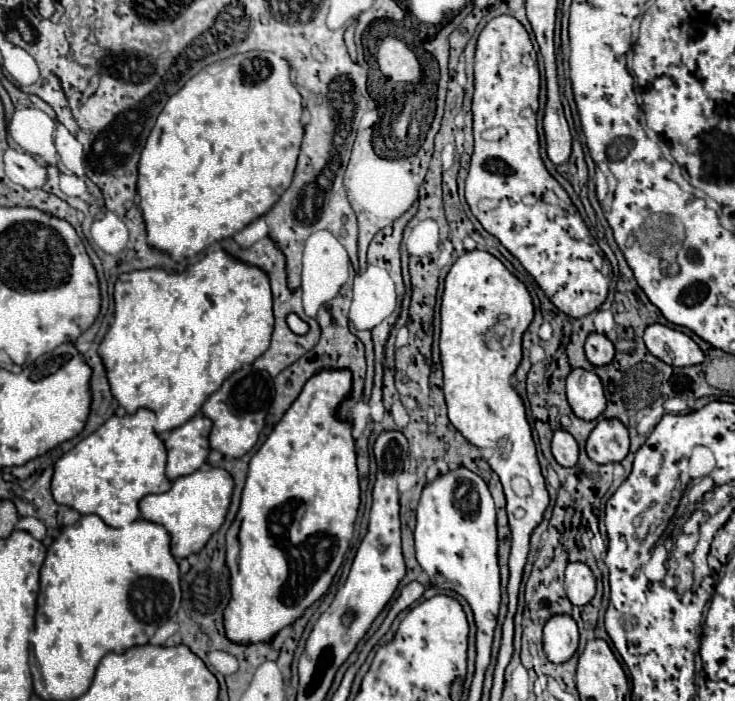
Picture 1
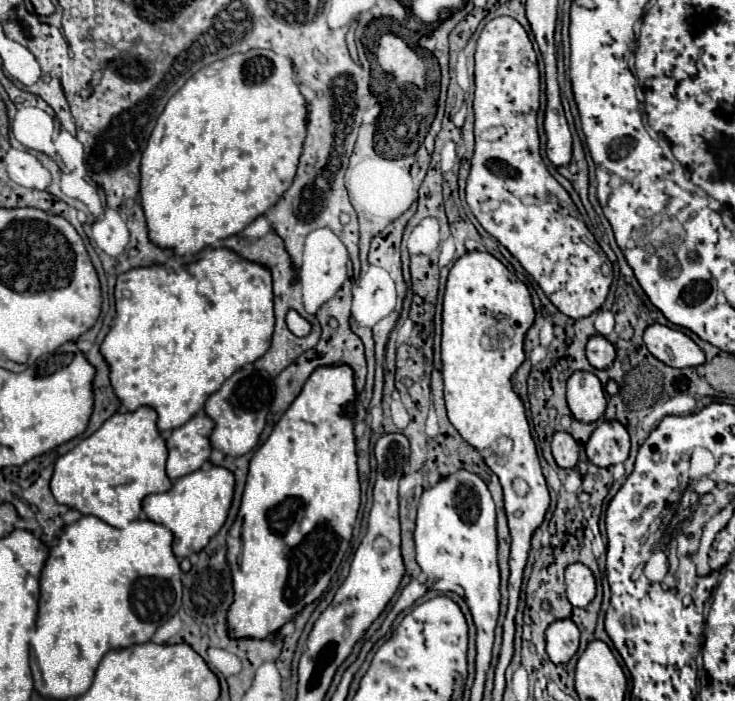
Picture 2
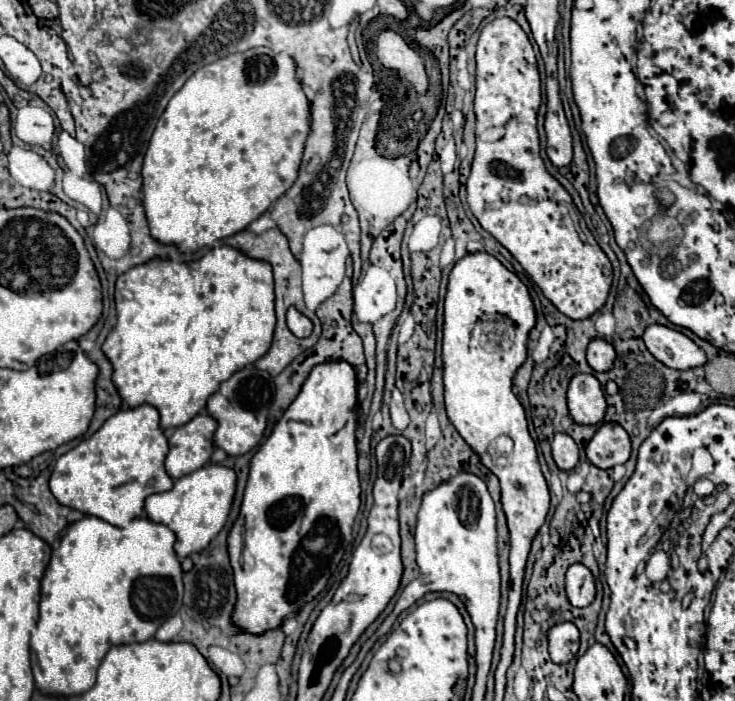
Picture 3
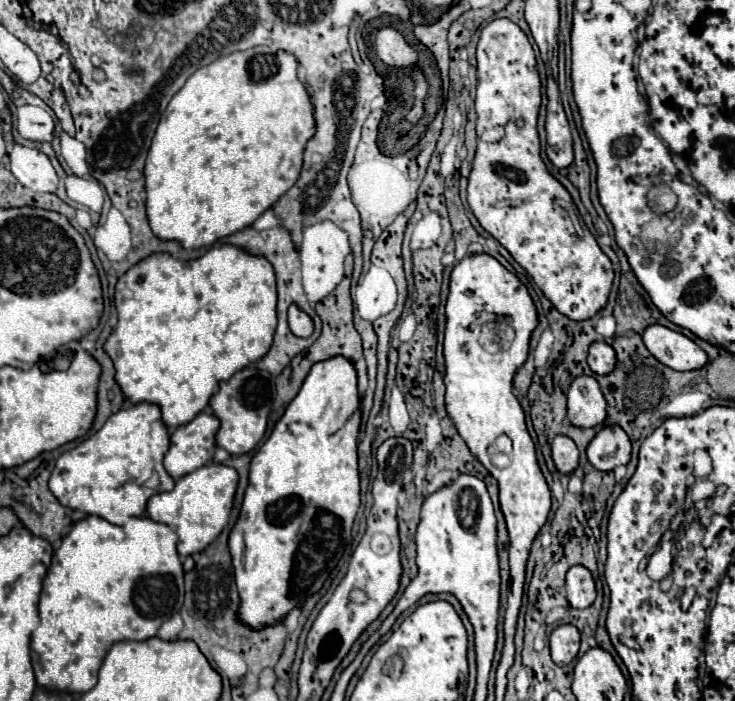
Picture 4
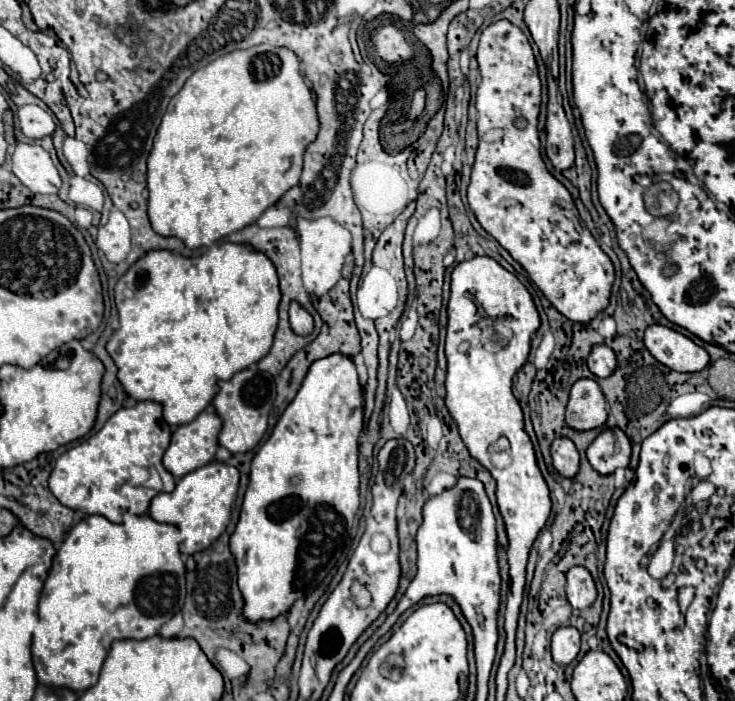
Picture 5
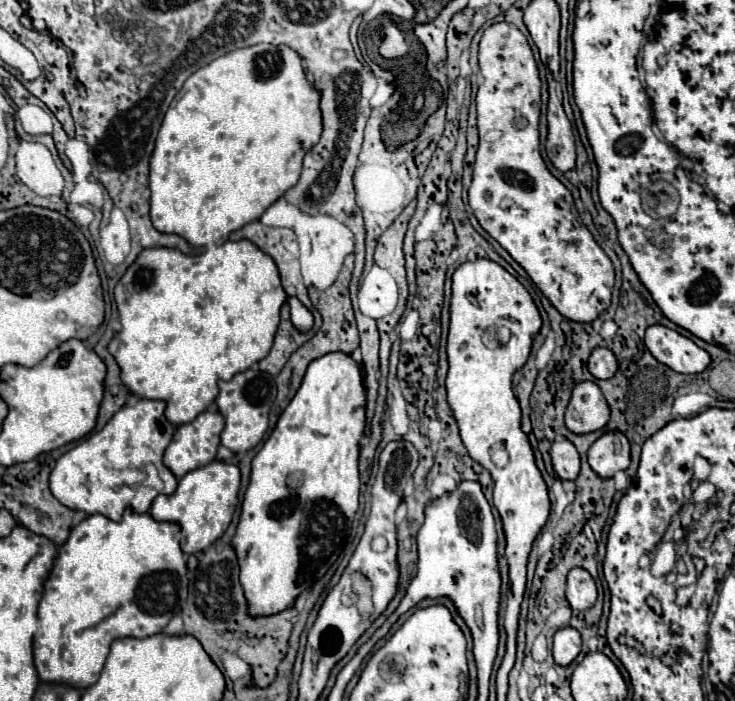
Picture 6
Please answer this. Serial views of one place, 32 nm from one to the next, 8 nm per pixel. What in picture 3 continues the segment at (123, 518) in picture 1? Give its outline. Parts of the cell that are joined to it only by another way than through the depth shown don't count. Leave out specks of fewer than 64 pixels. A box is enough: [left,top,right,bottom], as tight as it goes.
[50,404,174,528]

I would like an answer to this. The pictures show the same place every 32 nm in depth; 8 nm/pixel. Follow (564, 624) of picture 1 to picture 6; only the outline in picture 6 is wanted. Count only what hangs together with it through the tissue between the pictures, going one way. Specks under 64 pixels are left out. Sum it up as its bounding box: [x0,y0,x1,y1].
[552,628,582,666]

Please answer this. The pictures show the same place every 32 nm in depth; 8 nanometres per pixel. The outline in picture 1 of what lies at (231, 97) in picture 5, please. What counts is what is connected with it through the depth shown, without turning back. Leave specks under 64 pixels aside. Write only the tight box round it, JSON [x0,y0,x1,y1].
[138,52,304,260]

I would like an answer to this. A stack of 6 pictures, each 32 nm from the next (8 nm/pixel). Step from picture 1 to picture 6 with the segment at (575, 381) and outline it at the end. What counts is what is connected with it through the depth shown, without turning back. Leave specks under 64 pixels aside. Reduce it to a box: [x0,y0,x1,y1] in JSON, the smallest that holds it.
[566,382,610,434]

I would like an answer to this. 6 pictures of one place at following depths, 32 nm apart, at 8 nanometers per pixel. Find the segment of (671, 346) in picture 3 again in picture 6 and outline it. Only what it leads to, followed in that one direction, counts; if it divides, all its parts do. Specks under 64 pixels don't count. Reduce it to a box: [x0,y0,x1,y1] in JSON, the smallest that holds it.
[644,326,710,374]

